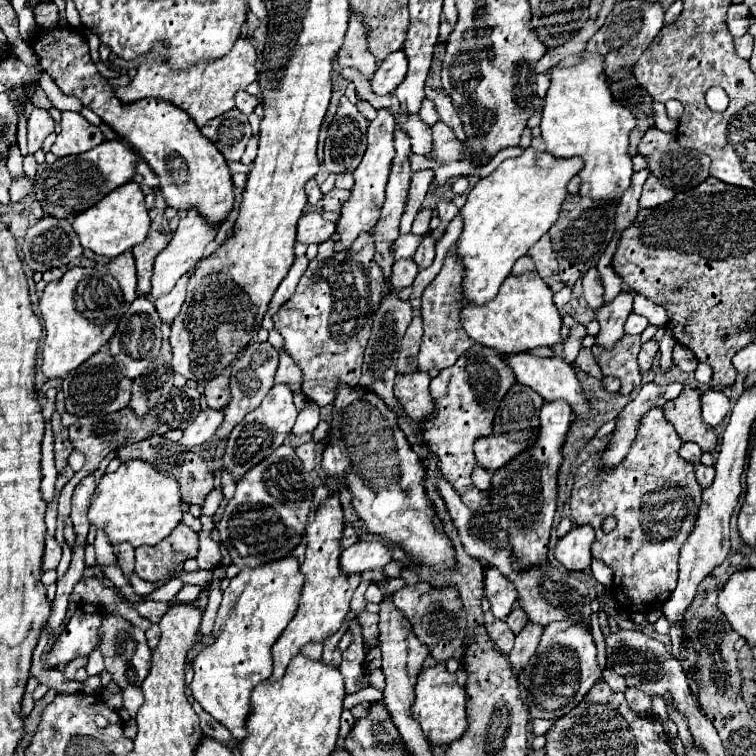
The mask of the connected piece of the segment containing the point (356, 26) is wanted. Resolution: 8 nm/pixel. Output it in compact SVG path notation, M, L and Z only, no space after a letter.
M358 13L350 15L348 33L346 33L342 49L338 51L336 61L342 67L356 67L366 79L374 77L374 71L376 71L378 63L366 47L366 27L364 27L362 17Z

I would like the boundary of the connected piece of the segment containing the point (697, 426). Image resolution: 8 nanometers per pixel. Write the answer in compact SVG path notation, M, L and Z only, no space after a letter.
M684 387L682 393L676 399L666 401L666 405L662 409L664 409L666 419L670 419L676 433L682 435L684 441L698 443L702 447L702 451L714 451L716 433L712 427L708 427L702 421L700 395L702 395L700 389Z

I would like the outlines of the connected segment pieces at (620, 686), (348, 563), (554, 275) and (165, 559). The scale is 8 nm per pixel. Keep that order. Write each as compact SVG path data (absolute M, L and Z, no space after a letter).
M606 669L606 671L604 671L604 679L606 679L606 683L610 685L610 689L612 689L612 691L616 691L616 693L626 689L626 685L624 685L624 679L622 679L620 675L616 675L614 671L608 671L608 669Z
M372 541L372 543L354 543L352 547L344 549L338 563L340 571L344 575L350 575L364 573L370 569L382 569L390 561L392 561L390 549L378 541Z
M544 235L540 239L540 243L536 243L528 251L528 255L532 257L532 261L536 265L536 273L546 281L546 285L552 291L560 291L564 287L564 283L558 277L558 261L556 261L556 255L550 245L550 235Z
M180 523L158 545L136 549L136 573L162 587L170 573L182 571L182 563L198 553L198 535Z

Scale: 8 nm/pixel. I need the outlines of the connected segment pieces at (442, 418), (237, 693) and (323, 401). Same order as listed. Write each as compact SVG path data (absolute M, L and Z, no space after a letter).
M472 345L452 367L442 369L430 383L432 397L436 399L436 411L430 419L430 425L422 427L422 433L432 451L438 455L444 479L450 481L458 493L472 485L470 473L476 465L472 443L474 439L492 431L494 413L512 383L514 373L506 359L498 351L480 345Z
M292 555L260 567L244 567L224 589L222 605L212 629L214 643L204 647L192 661L192 697L238 741L246 737L244 721L250 711L250 693L272 673L270 647L296 613L302 583L304 579L298 561Z
M370 233L358 235L352 247L346 251L336 251L334 239L328 239L326 243L320 243L318 255L310 261L294 295L274 313L274 329L284 337L286 351L292 355L292 359L304 373L302 393L308 399L316 401L318 407L324 407L334 401L336 383L346 383L352 387L358 385L362 357L372 327L372 315L376 313L382 295L382 283L384 275L380 265L374 261L374 239Z

